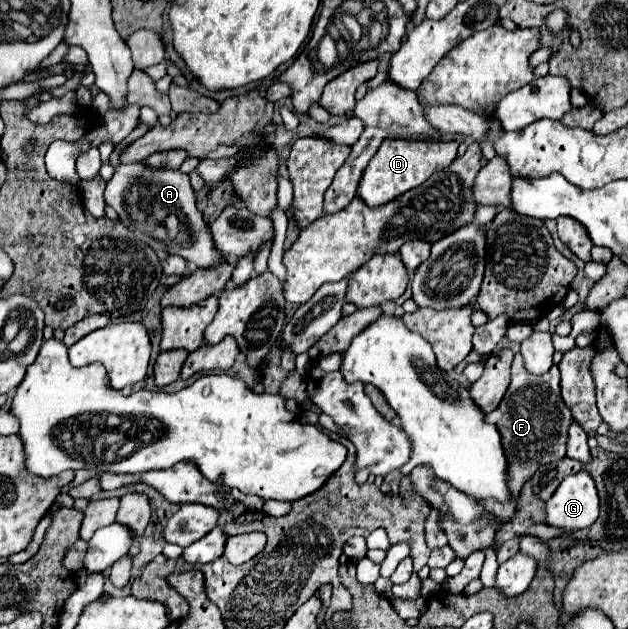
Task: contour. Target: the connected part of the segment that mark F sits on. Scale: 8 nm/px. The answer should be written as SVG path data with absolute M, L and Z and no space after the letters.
M515 355L511 367L511 385L501 399L499 407L485 415L487 423L493 423L501 431L505 455L509 459L509 493L513 495L511 503L497 503L477 499L485 511L493 515L493 519L501 519L501 523L509 523L517 513L517 499L521 495L527 479L545 463L553 463L563 459L567 435L563 433L563 399L559 389L559 369L553 365L545 375L531 375L523 367L521 355Z

